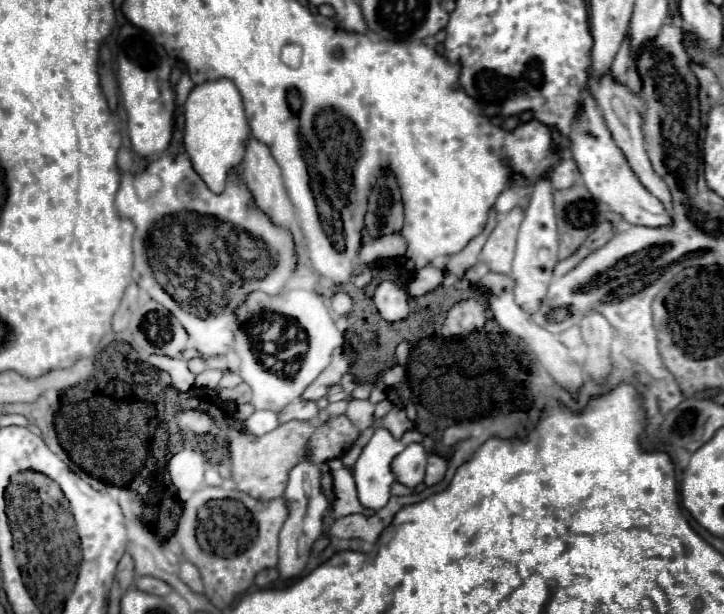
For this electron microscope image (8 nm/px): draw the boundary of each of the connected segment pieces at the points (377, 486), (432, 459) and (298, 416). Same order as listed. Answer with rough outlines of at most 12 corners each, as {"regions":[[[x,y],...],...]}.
{"regions":[[[377,428],[353,476],[359,502],[381,510],[395,476],[391,460],[411,442],[417,430],[395,440]],[[429,454],[425,484],[433,486],[445,478],[447,460]],[[295,400],[279,412],[279,420],[315,420],[315,402]]]}

